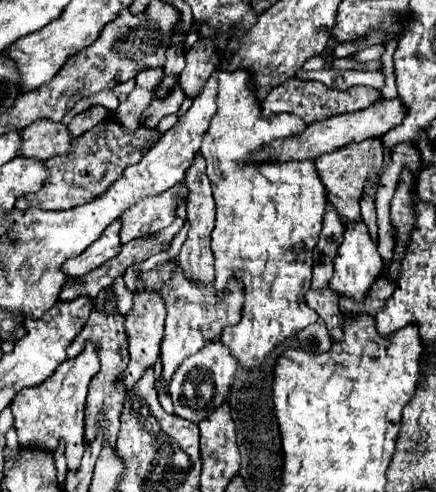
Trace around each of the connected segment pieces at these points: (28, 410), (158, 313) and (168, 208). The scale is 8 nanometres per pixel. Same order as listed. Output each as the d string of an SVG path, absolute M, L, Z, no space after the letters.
M87 342L87 348L73 360L65 360L51 378L47 378L43 384L33 388L23 388L11 402L11 412L15 416L15 430L21 444L41 444L43 448L55 450L59 440L67 444L67 456L69 456L69 470L77 470L81 456L83 456L83 408L85 408L85 396L89 380L99 372L99 356L97 356L97 344Z
M143 288L133 294L133 308L125 316L125 328L127 328L127 344L129 344L129 364L125 368L125 388L131 388L139 376L143 376L145 368L155 364L159 350L161 350L161 340L163 340L163 322L165 322L165 304L159 292Z
M175 184L167 192L159 196L147 196L145 200L139 200L131 208L127 208L121 214L121 242L131 242L133 238L151 236L153 232L159 232L161 228L169 226L175 220L175 210L179 202L187 198L187 186Z

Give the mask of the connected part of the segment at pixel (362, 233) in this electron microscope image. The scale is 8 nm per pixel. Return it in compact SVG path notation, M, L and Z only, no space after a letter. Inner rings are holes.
M349 222L345 224L345 240L339 246L339 252L333 260L335 264L335 274L329 282L329 288L335 290L339 296L349 296L353 300L363 300L365 294L369 292L371 284L381 276L383 270L383 260L377 252L377 244L371 240L367 226L361 222Z

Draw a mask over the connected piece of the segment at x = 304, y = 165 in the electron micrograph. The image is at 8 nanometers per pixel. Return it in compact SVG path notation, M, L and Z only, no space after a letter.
M227 58L217 68L219 110L203 134L201 154L207 162L207 176L217 204L217 222L211 234L215 290L223 294L233 276L239 276L245 286L241 320L235 326L225 326L221 340L231 348L231 354L241 366L253 368L261 366L279 342L295 336L319 318L307 306L305 292L311 288L313 248L319 240L327 202L323 182L315 172L315 162L247 164L247 158L265 142L295 136L307 124L291 114L263 120L261 104L249 88L249 74L245 70L227 72L225 62Z

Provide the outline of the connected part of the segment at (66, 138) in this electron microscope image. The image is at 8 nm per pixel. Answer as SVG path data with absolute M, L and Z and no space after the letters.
M37 120L35 124L27 126L21 132L19 156L49 160L53 156L67 152L67 146L71 146L71 136L67 132L67 126L63 126L61 122Z

